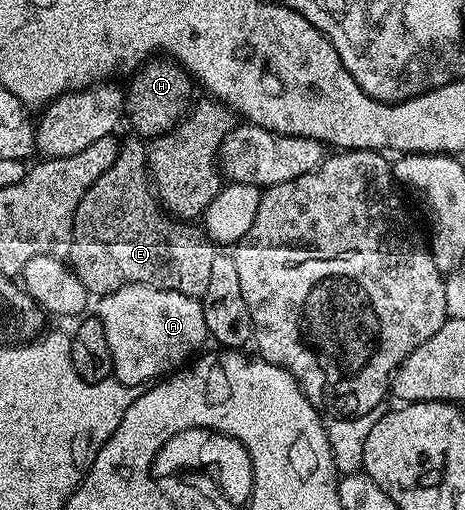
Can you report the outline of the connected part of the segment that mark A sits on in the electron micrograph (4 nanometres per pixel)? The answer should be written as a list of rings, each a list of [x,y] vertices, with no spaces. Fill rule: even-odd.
[[[133,282],[117,287],[101,300],[98,310],[117,382],[137,388],[155,383],[183,367],[206,342],[208,329],[201,299]]]

